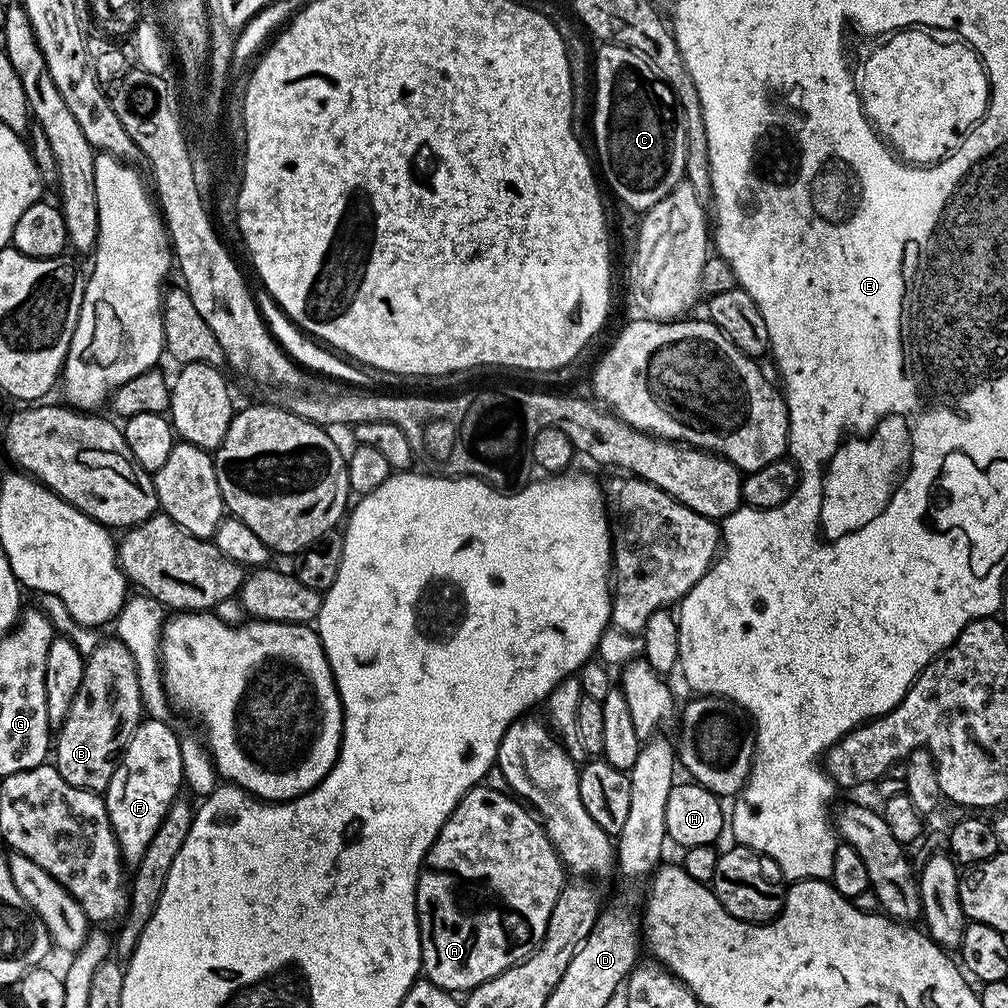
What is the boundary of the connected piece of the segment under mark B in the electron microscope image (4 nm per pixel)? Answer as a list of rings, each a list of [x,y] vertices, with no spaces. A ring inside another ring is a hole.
[[[109,638],[92,653],[87,653],[82,686],[78,686],[78,694],[74,694],[74,703],[70,705],[70,714],[66,714],[66,722],[62,722],[55,733],[54,763],[58,774],[62,774],[62,778],[75,788],[97,794],[107,793],[118,757],[140,725],[143,712],[144,703],[134,658],[121,640]]]

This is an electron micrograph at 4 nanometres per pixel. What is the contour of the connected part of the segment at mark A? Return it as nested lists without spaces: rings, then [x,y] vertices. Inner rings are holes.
[[[484,787],[470,788],[460,799],[458,806],[442,826],[438,838],[430,846],[424,859],[424,867],[420,869],[420,877],[416,883],[416,914],[420,921],[420,967],[423,975],[431,984],[445,988],[447,992],[453,994],[467,994],[482,982],[502,974],[522,960],[527,960],[532,955],[532,951],[544,941],[546,926],[550,922],[550,910],[554,910],[554,902],[558,902],[558,894],[566,883],[566,869],[560,862],[560,855],[556,853],[556,847],[552,845],[552,839],[544,831],[543,823],[519,799],[513,798],[507,791],[504,793],[499,792],[496,788]],[[480,896],[492,896],[492,901],[484,904]]]

